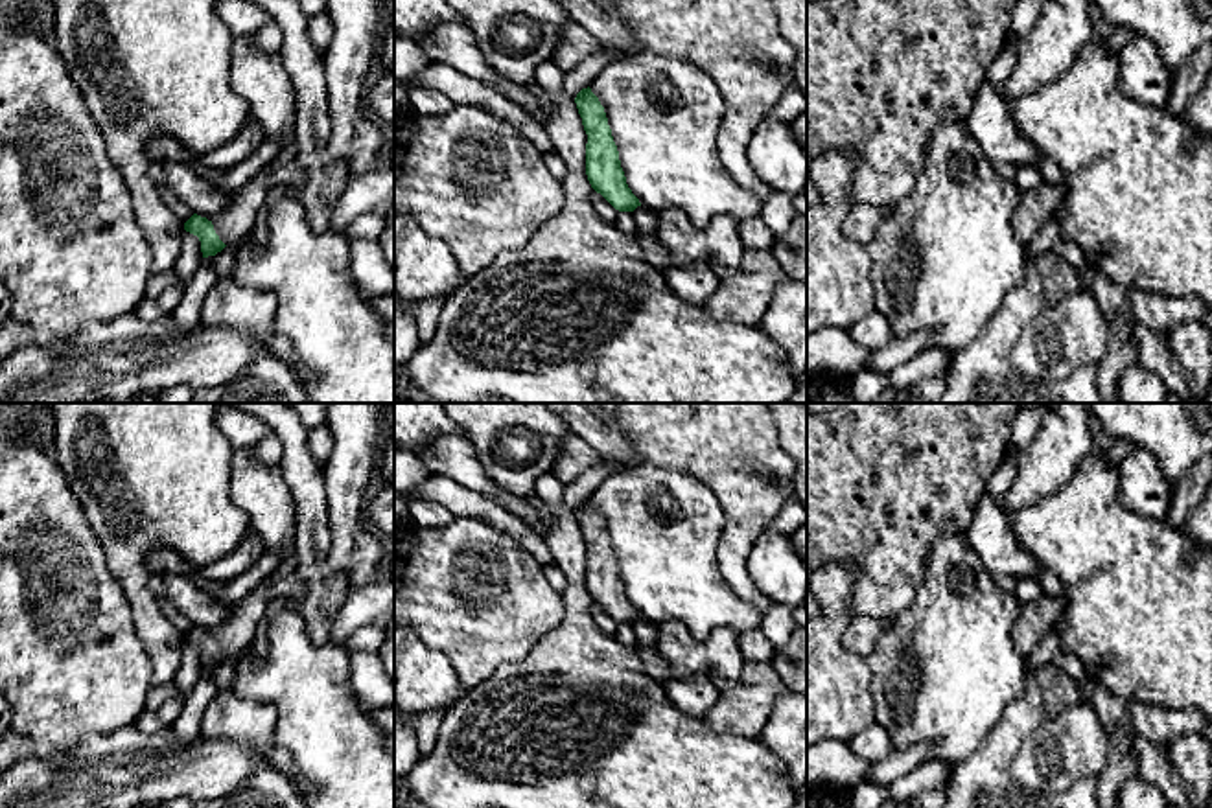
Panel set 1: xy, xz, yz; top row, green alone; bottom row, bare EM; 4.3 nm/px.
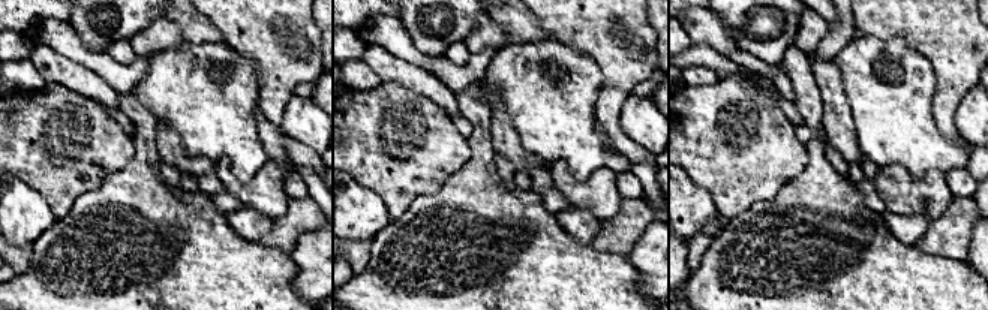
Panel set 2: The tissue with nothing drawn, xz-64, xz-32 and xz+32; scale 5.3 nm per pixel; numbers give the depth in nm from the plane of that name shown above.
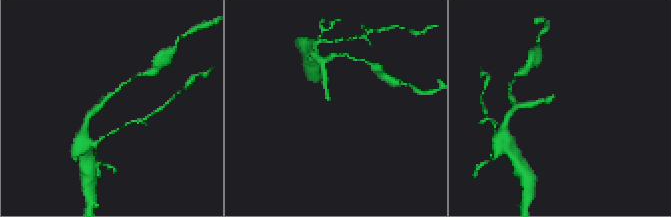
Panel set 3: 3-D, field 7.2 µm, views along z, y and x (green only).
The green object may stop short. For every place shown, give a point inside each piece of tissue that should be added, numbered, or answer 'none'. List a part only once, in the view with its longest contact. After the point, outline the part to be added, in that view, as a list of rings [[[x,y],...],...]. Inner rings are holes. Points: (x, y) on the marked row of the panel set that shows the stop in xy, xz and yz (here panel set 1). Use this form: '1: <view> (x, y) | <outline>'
1: xy (238, 219) | [[[295,162],[263,167],[234,191],[225,214],[212,221],[216,234],[227,247],[238,245],[251,236],[256,215],[274,188],[286,188],[291,193],[302,186],[306,186],[306,171]]]

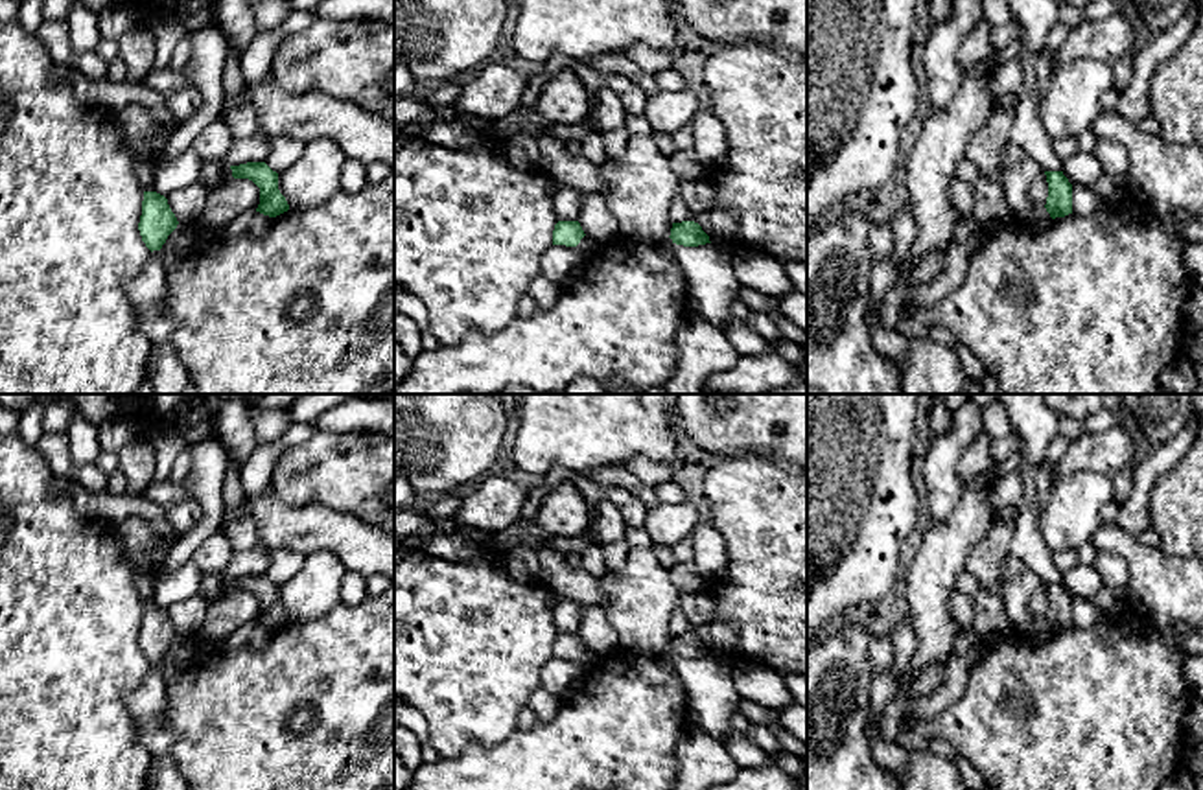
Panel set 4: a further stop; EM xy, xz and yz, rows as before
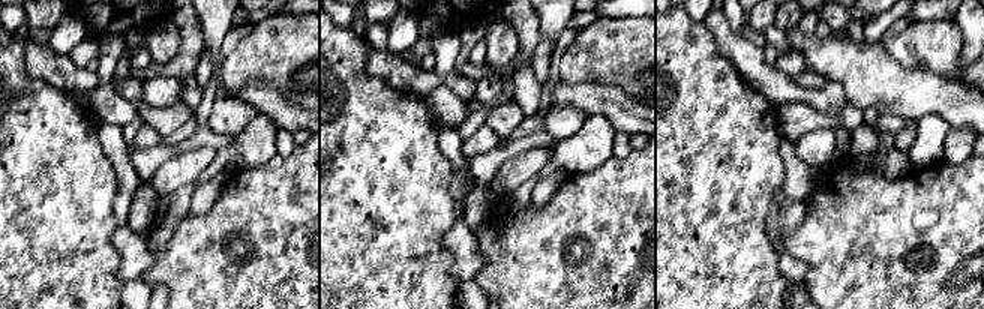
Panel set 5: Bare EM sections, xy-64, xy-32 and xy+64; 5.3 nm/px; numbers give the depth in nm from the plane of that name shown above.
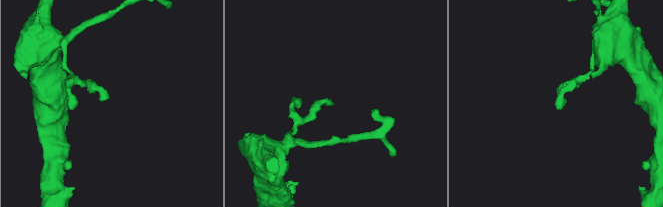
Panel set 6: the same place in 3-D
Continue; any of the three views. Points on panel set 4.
none

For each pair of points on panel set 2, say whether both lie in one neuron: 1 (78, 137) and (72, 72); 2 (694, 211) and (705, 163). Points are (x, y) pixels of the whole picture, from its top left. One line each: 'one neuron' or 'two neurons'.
1: two neurons
2: two neurons

